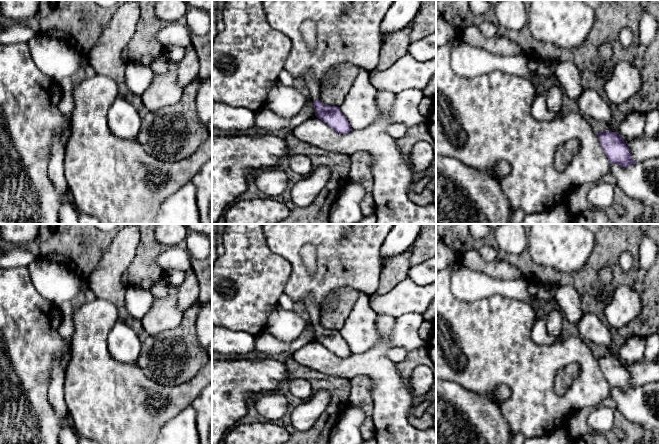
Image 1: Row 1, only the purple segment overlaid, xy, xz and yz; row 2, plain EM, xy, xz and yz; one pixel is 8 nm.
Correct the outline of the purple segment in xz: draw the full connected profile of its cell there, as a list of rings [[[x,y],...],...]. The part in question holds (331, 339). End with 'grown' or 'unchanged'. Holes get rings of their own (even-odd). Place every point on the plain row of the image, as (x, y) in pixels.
[[[307,297],[303,301],[303,305],[310,316],[310,323],[313,325],[315,332],[315,340],[334,355],[340,358],[348,358],[352,352],[341,336],[340,331],[324,328],[318,323],[320,320],[320,310],[315,300],[312,297]]]; grown

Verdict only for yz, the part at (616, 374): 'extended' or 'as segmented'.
as segmented

